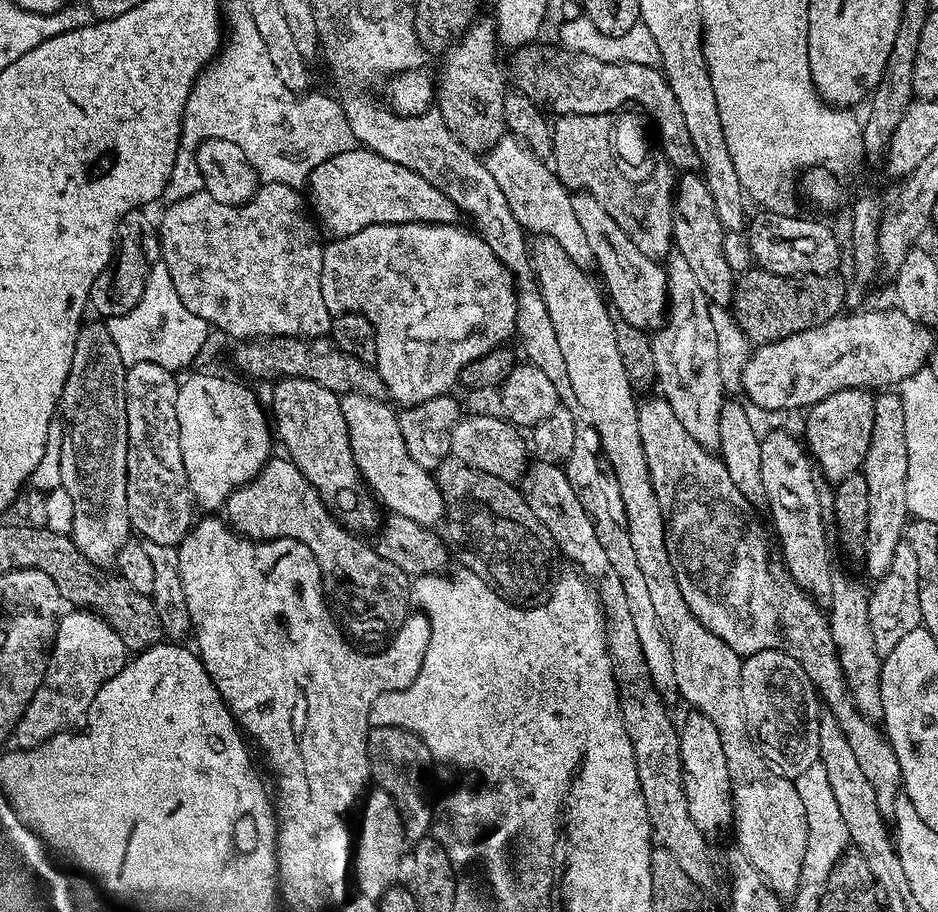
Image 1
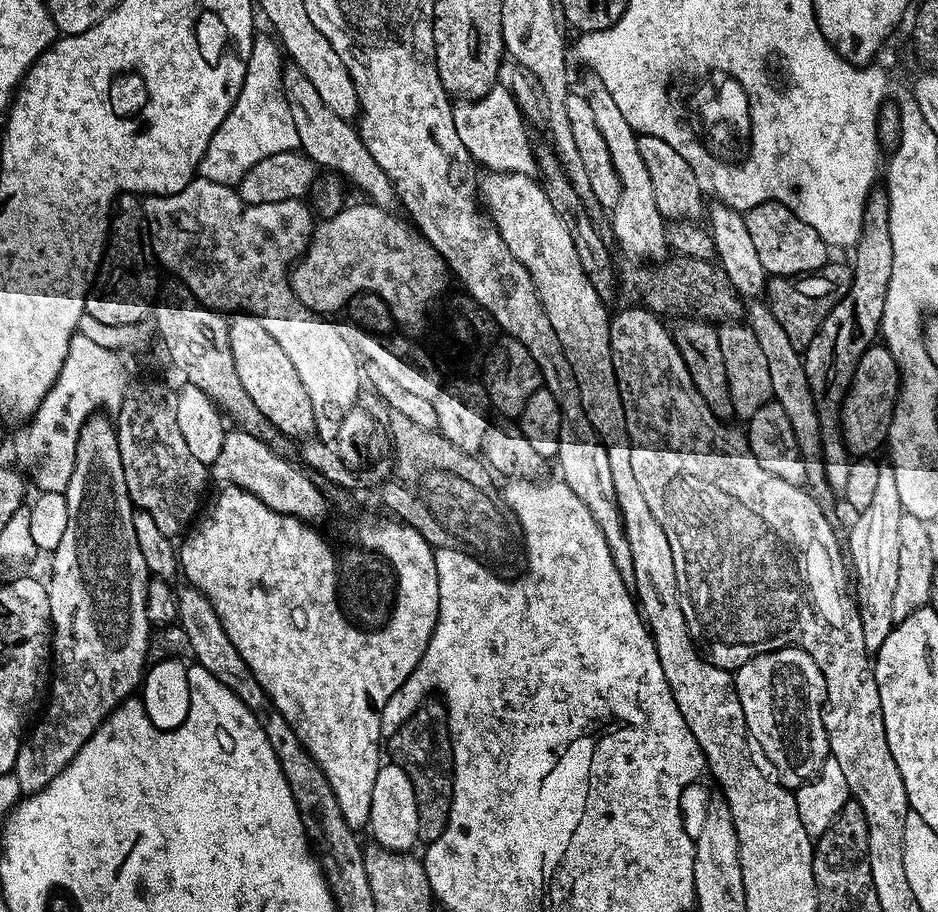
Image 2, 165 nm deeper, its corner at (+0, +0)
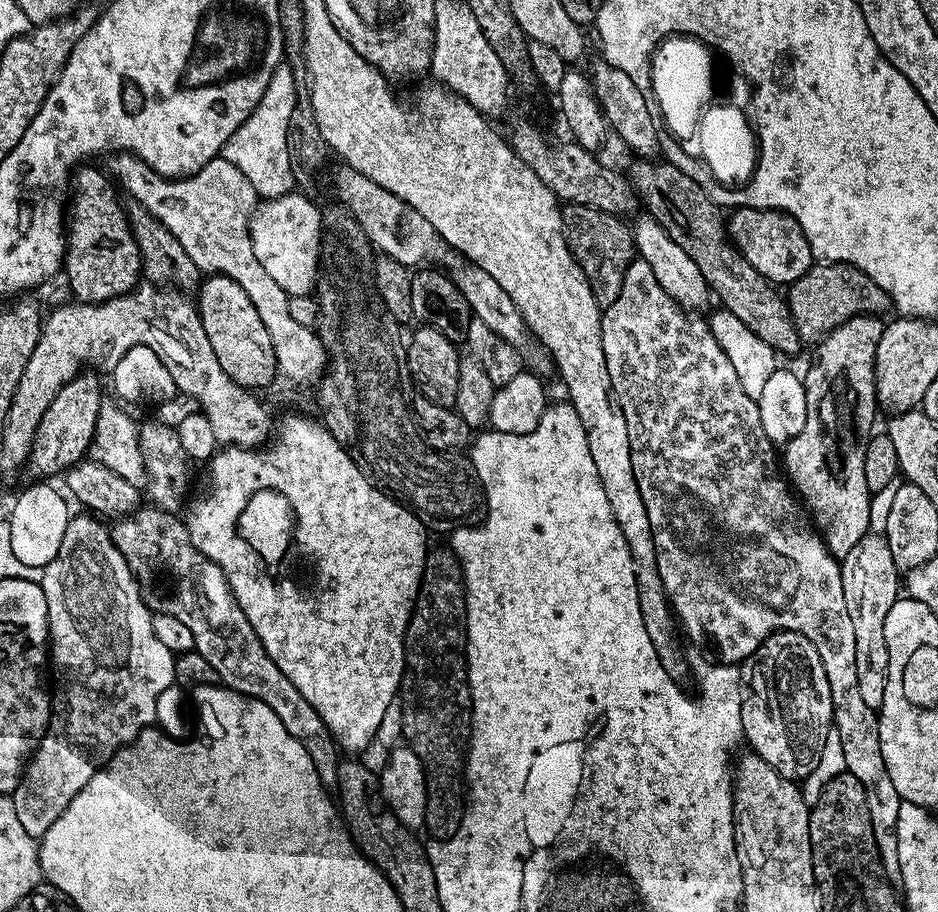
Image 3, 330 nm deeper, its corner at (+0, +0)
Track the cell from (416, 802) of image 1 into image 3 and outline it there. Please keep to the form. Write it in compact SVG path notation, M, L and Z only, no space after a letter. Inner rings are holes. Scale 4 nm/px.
M433 547L424 560L424 578L420 581L416 607L404 635L404 678L398 693L403 703L402 740L418 754L418 762L422 762L428 791L424 828L433 841L446 840L456 833L466 807L466 749L472 734L472 695L468 689L468 662L464 658L466 598L463 579L464 571L451 547Z

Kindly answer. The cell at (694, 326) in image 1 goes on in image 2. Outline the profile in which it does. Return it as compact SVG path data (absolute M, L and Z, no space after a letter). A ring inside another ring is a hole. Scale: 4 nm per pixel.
M591 74L585 75L582 92L587 96L594 120L597 122L598 131L610 150L614 170L621 180L621 198L616 208L611 209L612 232L620 243L622 251L631 259L641 262L659 262L669 255L669 229L666 219L659 212L658 205L654 202L653 183L650 182L649 171L645 162L642 162L641 151L638 150L638 133L632 129L630 122L626 122L622 110L610 98L610 90L602 86L598 77Z

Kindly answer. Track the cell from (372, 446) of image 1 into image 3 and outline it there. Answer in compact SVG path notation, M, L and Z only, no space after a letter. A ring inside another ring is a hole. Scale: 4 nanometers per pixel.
M117 152L111 160L111 175L117 181L124 180L131 199L150 210L150 214L158 217L162 226L182 242L182 250L190 254L190 262L194 262L201 273L225 276L246 290L250 302L254 302L254 310L258 310L258 318L262 318L262 326L270 330L279 375L293 379L297 386L311 380L319 381L328 367L327 348L311 327L290 318L288 293L270 278L270 274L266 274L266 270L262 270L262 262L258 262L254 255L248 225L258 207L258 197L250 178L246 178L234 162L222 158L206 162L202 170L183 178L160 176L131 152Z

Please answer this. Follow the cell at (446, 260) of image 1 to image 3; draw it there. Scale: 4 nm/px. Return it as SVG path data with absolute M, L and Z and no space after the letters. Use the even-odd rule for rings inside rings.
M300 190L265 199L252 213L248 229L252 235L254 255L258 257L258 262L262 262L262 270L266 270L266 274L270 274L270 278L274 278L274 282L278 282L278 286L282 286L289 297L307 296L315 289L322 268L322 233L325 228L321 209L316 209L315 202L307 200Z

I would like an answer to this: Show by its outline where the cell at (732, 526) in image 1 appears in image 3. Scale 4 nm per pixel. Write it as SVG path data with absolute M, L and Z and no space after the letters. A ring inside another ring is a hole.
M636 258L625 274L618 300L603 309L600 318L602 350L606 354L606 366L610 374L612 391L626 418L630 462L634 466L642 502L646 502L646 514L650 518L650 530L654 534L656 565L664 583L664 592L668 596L669 604L672 605L683 635L685 632L698 647L705 648L712 658L722 664L739 665L747 661L759 650L764 639L775 632L801 632L803 636L807 636L814 650L818 650L820 661L828 675L832 691L832 723L838 738L842 738L842 754L846 754L846 770L854 774L854 778L858 778L858 782L862 782L866 790L866 802L870 806L870 822L874 826L874 842L880 851L880 860L884 863L884 875L893 882L899 881L898 806L901 799L898 790L894 790L894 782L890 782L886 774L886 766L882 762L877 709L866 706L866 702L862 702L862 694L858 691L858 670L854 662L854 622L850 622L850 614L844 605L840 564L837 557L829 552L824 541L810 527L809 517L798 503L789 481L779 471L775 472L775 468L778 468L778 456L777 453L776 456L772 453L774 451L772 440L766 438L766 430L762 430L762 414L758 414L756 402L748 397L746 390L742 390L742 382L738 382L738 374L734 374L734 366L730 366L730 358L726 358L722 346L712 337L709 325L705 321L703 324L700 320L691 320L688 316L691 315L676 304L674 298L670 298L670 294L662 290L662 286L658 286L658 278L654 278L647 262Z

